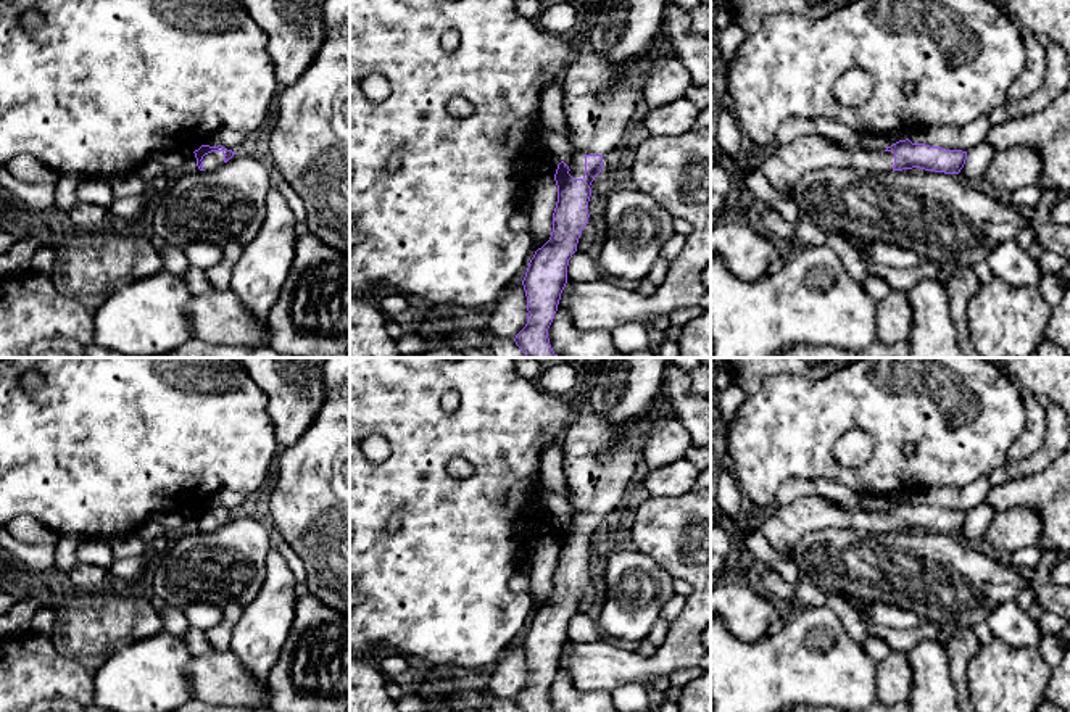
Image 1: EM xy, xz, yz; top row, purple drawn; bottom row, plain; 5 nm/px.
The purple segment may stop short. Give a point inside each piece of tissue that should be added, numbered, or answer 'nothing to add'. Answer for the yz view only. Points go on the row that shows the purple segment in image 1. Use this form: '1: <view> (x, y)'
1: yz (790, 161)

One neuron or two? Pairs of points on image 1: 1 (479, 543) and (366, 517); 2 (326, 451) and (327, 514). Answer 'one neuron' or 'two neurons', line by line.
1: one neuron
2: one neuron

